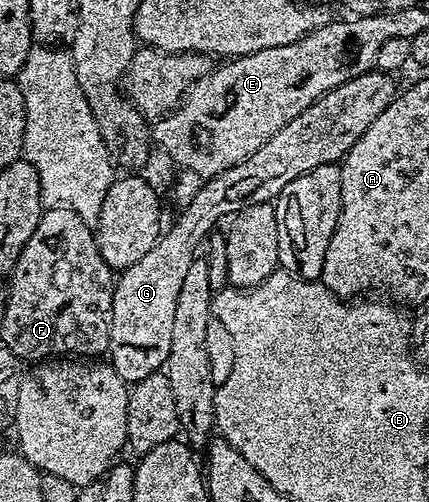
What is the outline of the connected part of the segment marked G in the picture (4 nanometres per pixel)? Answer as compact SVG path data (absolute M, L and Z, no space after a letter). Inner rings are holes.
M371 71L364 75L356 75L356 79L348 79L348 83L340 83L340 87L328 91L320 100L313 101L308 108L300 111L300 115L296 115L292 123L280 127L280 131L276 131L276 135L272 135L272 139L268 139L268 143L264 143L260 151L248 155L248 159L244 159L236 167L203 180L195 188L192 196L183 204L187 205L183 207L182 214L171 225L169 222L168 228L159 236L152 251L148 251L148 255L132 263L132 267L121 270L120 276L115 280L110 316L108 364L115 369L116 375L122 377L127 383L133 383L159 372L165 366L168 351L172 347L176 295L180 295L180 287L184 284L188 267L192 267L204 242L211 233L215 232L217 225L214 224L222 220L225 222L233 218L234 214L253 205L269 205L277 201L280 191L284 191L284 187L288 187L292 179L300 179L300 175L308 175L312 167L341 162L348 150L356 143L356 139L360 139L360 135L368 131L372 119L376 119L376 115L380 115L384 107L393 103L396 96L394 81L395 78L391 74Z

